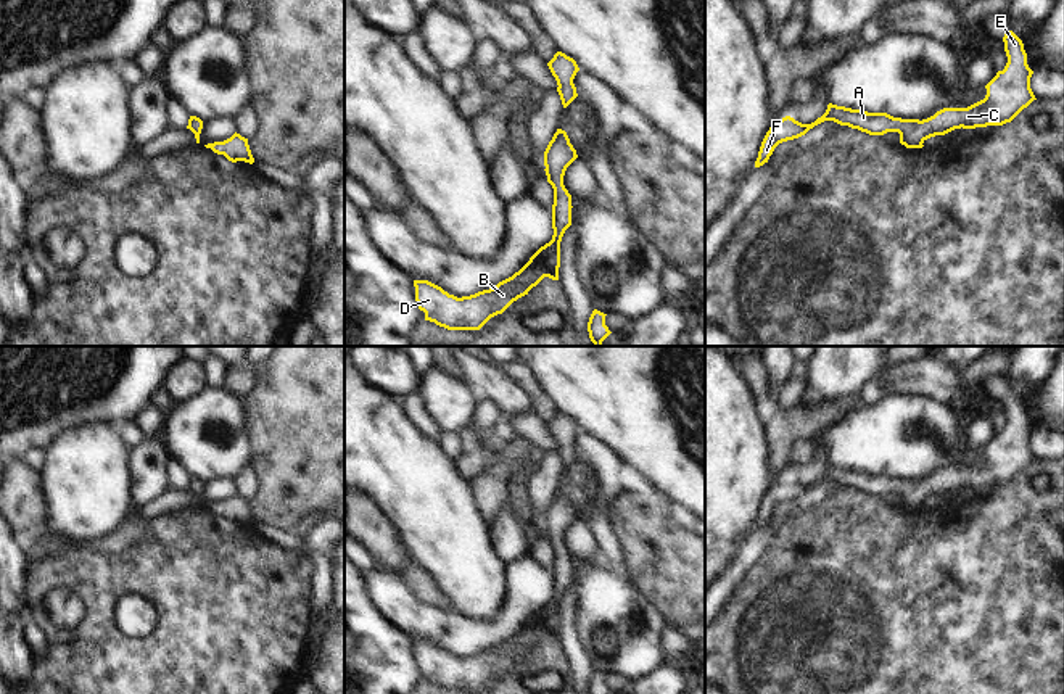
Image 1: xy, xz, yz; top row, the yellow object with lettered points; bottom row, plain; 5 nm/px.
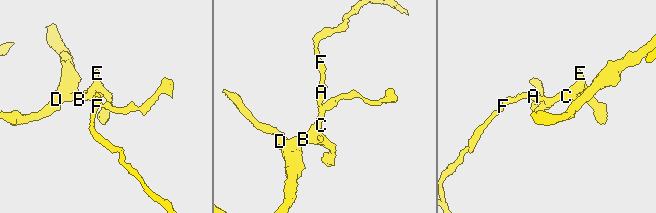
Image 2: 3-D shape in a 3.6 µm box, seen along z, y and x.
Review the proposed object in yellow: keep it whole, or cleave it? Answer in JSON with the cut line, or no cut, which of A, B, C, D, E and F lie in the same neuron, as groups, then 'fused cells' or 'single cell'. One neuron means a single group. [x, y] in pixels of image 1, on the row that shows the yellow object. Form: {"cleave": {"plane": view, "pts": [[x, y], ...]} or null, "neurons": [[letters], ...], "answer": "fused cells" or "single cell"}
{"cleave": null, "neurons": [["A", "B", "C", "D", "E", "F"]], "answer": "single cell"}

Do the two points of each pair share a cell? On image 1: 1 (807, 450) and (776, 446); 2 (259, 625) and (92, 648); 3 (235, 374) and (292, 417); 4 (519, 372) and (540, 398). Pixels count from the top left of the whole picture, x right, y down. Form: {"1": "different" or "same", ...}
{"1": "different", "2": "same", "3": "different", "4": "same"}

